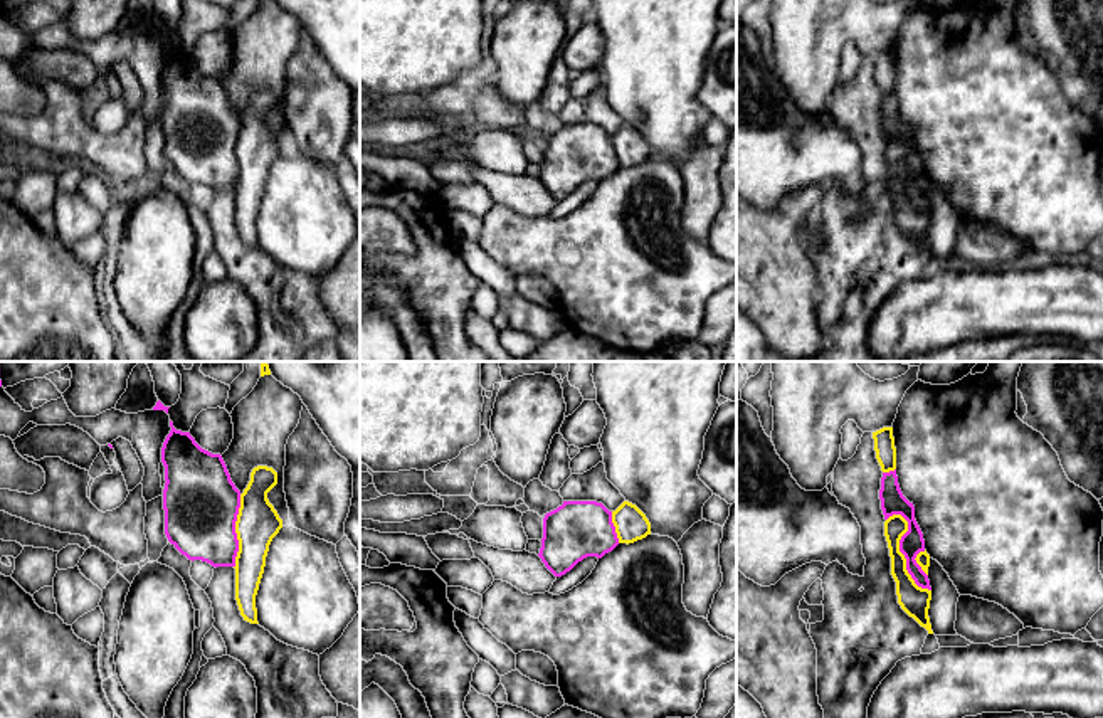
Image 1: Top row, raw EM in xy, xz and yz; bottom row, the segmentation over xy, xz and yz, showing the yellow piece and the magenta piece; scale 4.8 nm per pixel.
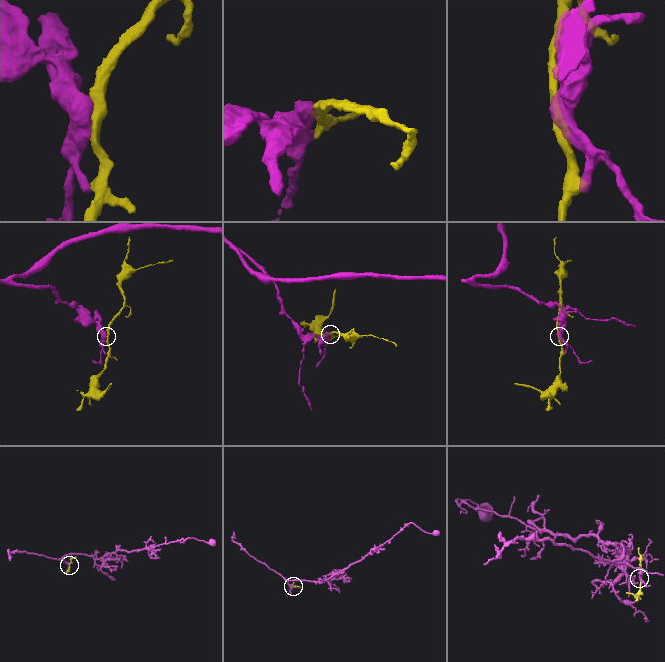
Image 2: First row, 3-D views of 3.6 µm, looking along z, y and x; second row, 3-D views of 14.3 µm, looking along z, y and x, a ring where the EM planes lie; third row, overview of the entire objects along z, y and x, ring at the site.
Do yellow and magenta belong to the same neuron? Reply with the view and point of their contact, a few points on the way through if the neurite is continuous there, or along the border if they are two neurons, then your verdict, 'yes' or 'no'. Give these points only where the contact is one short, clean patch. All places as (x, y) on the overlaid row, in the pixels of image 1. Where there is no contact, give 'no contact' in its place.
contact yz (900, 552); no

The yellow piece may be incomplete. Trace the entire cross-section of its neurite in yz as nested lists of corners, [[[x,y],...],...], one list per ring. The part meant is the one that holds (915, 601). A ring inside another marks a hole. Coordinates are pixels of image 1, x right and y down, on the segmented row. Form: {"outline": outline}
{"outline": [[[893,515],[884,521],[884,536],[891,557],[891,575],[896,582],[896,595],[901,609],[913,617],[921,627],[933,634],[928,609],[931,590],[915,583],[906,570],[906,558],[900,552],[900,540],[908,531],[908,521],[901,515]]]}

